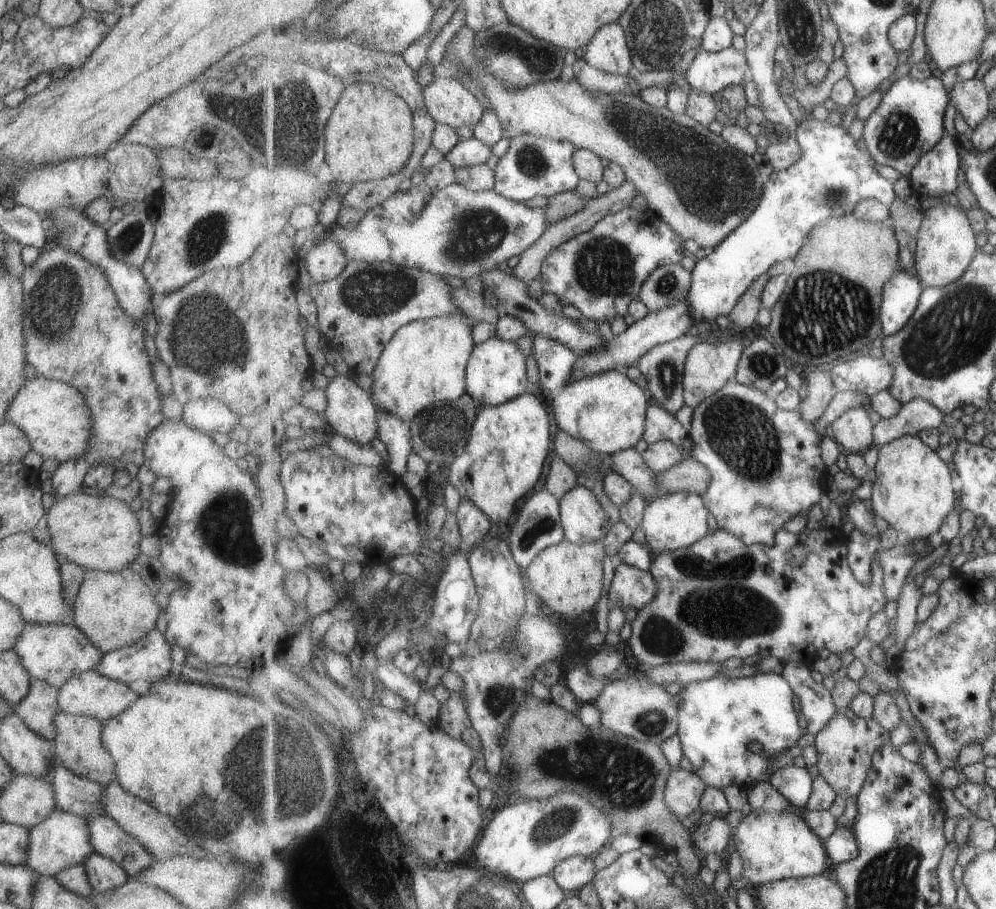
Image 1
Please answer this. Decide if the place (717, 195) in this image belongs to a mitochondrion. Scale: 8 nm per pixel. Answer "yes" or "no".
yes

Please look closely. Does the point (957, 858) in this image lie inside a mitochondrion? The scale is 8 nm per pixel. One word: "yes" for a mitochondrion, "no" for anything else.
no

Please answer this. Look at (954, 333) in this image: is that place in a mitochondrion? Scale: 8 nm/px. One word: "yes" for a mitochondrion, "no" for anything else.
yes

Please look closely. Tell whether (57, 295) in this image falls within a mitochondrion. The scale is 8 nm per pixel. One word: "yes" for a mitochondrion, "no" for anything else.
yes

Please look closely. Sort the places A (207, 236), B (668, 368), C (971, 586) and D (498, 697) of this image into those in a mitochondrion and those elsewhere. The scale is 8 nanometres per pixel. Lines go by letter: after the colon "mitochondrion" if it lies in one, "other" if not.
A: mitochondrion
B: mitochondrion
C: other
D: mitochondrion

